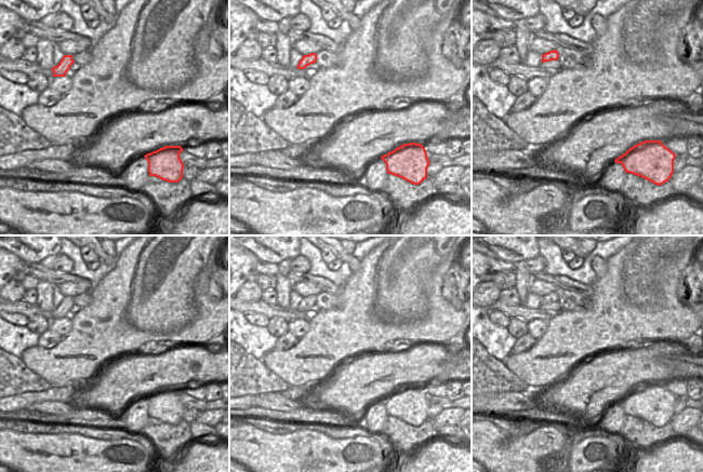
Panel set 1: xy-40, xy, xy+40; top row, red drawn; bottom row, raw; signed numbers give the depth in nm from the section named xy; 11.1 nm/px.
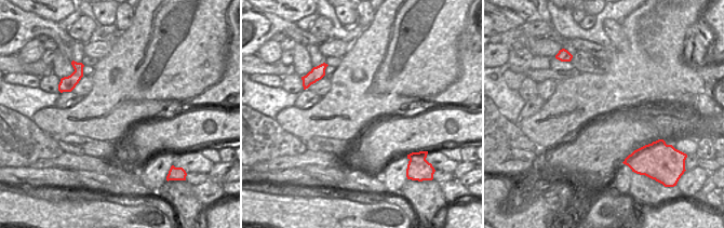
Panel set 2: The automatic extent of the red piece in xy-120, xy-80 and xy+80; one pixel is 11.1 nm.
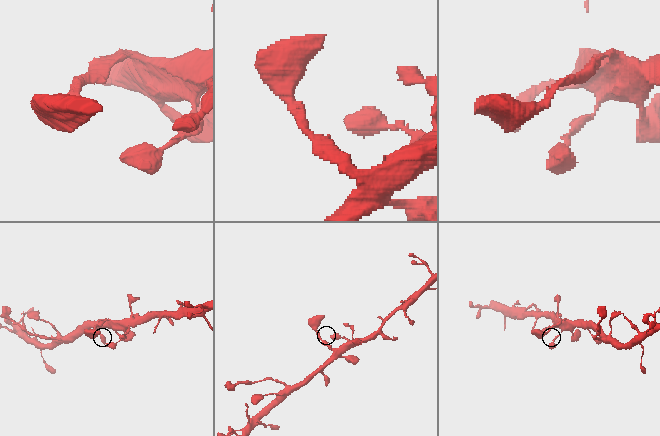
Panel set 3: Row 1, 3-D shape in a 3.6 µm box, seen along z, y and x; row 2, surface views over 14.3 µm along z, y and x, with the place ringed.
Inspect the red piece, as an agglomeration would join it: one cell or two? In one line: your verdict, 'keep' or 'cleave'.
keep

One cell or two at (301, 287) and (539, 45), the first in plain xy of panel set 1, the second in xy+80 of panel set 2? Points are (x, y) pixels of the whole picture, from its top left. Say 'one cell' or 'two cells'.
one cell

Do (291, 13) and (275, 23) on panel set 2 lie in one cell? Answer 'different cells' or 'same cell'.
different cells

